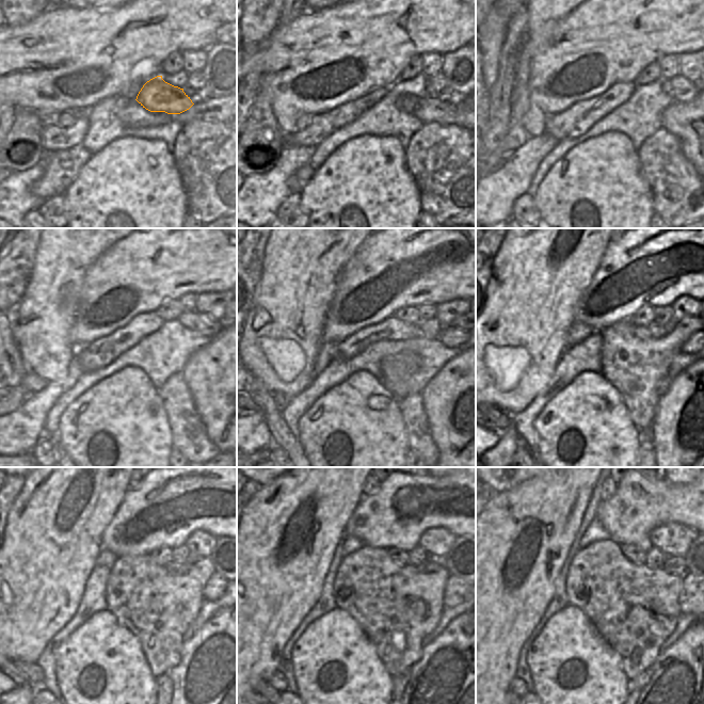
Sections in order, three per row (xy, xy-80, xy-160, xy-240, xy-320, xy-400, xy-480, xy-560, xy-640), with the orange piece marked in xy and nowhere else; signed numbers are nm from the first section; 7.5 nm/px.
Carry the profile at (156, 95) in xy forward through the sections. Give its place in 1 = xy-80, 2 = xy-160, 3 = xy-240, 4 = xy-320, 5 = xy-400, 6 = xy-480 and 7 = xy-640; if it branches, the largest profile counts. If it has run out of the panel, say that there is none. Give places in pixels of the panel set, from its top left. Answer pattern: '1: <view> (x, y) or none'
1: xy-80 (429, 109)
2: xy-160 (692, 123)
3: xy-240 (214, 374)
4: xy-320 (453, 400)
5: xy-400 (692, 434)
6: xy-480 (214, 684)
7: xy-640 (692, 684)

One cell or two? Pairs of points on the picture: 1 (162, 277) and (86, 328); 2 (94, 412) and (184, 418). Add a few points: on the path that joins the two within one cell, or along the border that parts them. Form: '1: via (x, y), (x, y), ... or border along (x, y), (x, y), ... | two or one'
1: via (142, 298), (136, 308), (125, 319), (107, 326) | one
2: border along (158, 394), (168, 418), (173, 442) | two

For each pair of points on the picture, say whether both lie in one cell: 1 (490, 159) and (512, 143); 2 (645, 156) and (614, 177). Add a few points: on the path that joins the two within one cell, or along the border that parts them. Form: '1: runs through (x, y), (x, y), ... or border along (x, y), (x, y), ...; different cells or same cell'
1: runs through (495, 159), (507, 147); same cell
2: border along (637, 150), (641, 172), (649, 184); different cells

